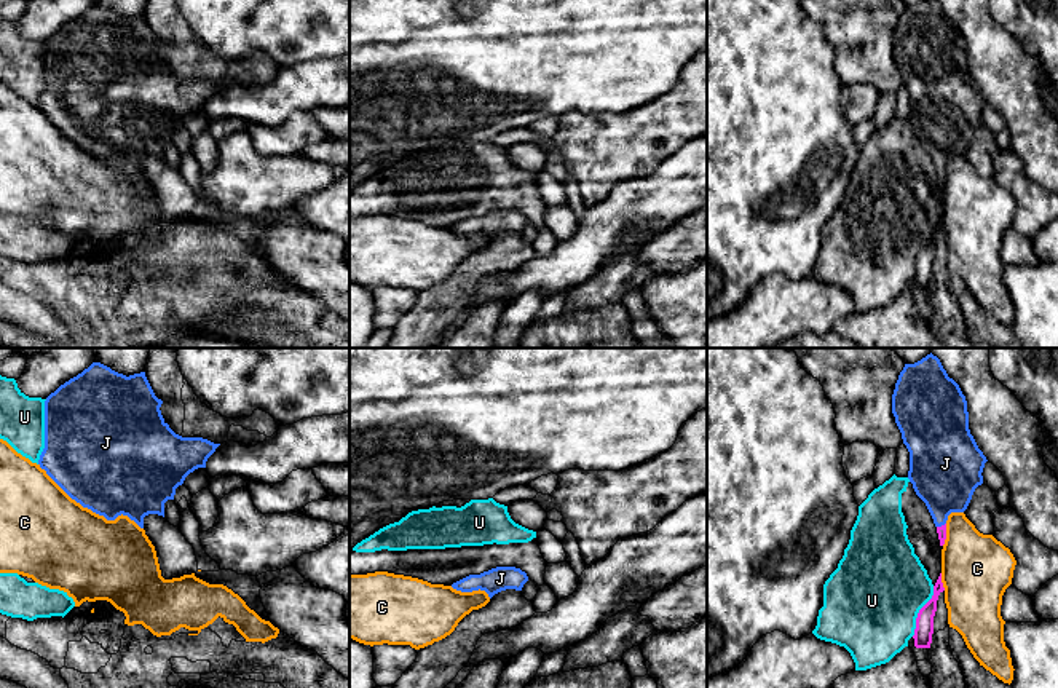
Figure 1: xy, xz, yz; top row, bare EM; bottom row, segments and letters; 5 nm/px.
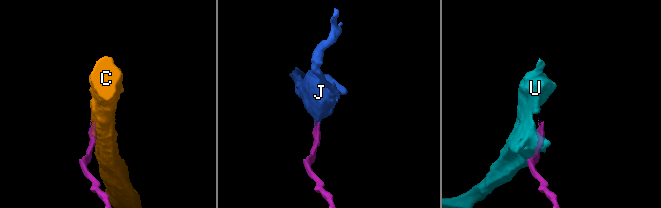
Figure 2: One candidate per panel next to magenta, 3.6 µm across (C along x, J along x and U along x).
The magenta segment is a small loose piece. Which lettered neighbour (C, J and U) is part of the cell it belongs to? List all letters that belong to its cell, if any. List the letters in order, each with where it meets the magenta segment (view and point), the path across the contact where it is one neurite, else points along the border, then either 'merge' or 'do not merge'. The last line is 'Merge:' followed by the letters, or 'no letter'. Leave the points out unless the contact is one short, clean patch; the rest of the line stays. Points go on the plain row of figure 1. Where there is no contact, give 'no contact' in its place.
C: yz (940, 224) | along yz (940, 216), (945, 232) | do not merge
J: yz (942, 168) | across yz (942, 173), (942, 168), (945, 118) | merge
U: yz (919, 254) | do not merge
Merge: J

